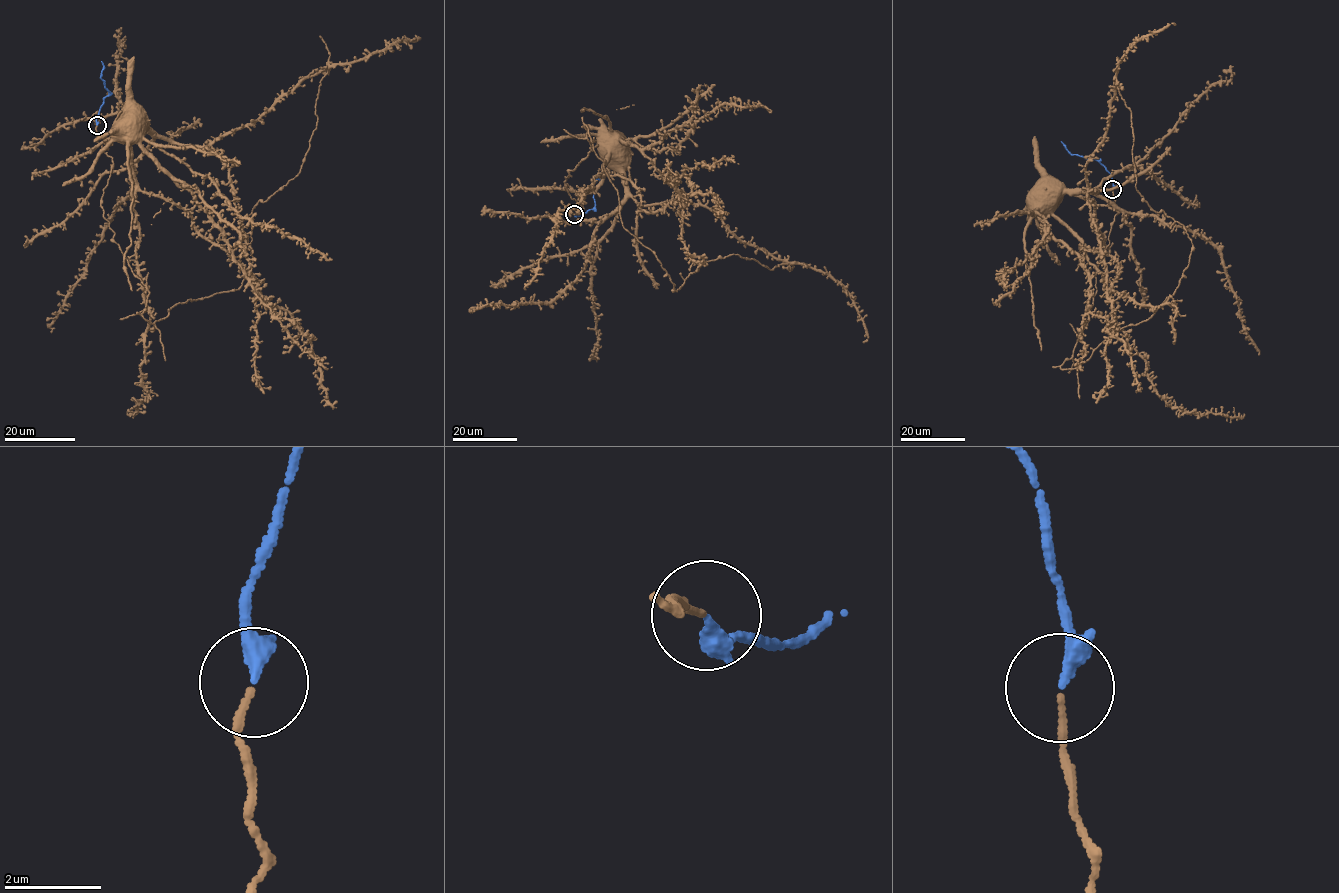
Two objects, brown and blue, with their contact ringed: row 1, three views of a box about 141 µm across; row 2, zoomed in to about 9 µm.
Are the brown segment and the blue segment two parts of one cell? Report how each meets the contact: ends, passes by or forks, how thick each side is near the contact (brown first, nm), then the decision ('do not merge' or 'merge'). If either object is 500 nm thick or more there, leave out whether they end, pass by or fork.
brown ends there; blue passes by; 130 nm thick on the brown side, 220 nm on the other; merge

